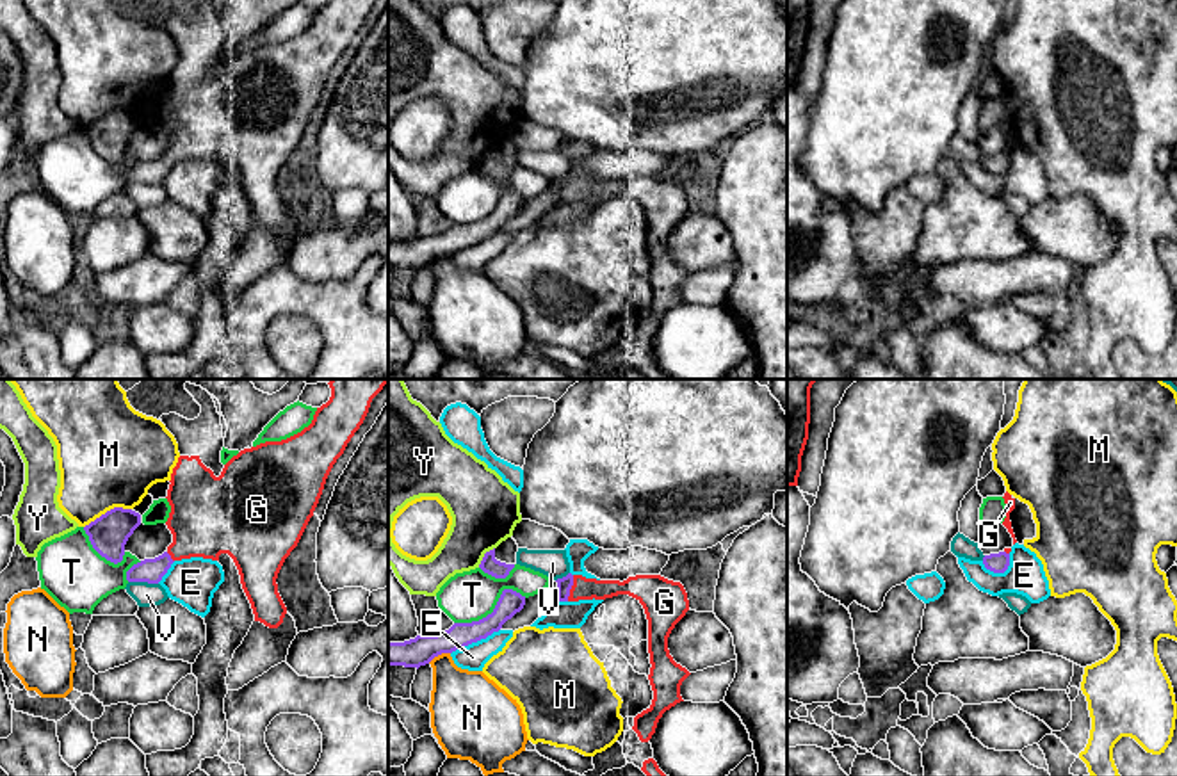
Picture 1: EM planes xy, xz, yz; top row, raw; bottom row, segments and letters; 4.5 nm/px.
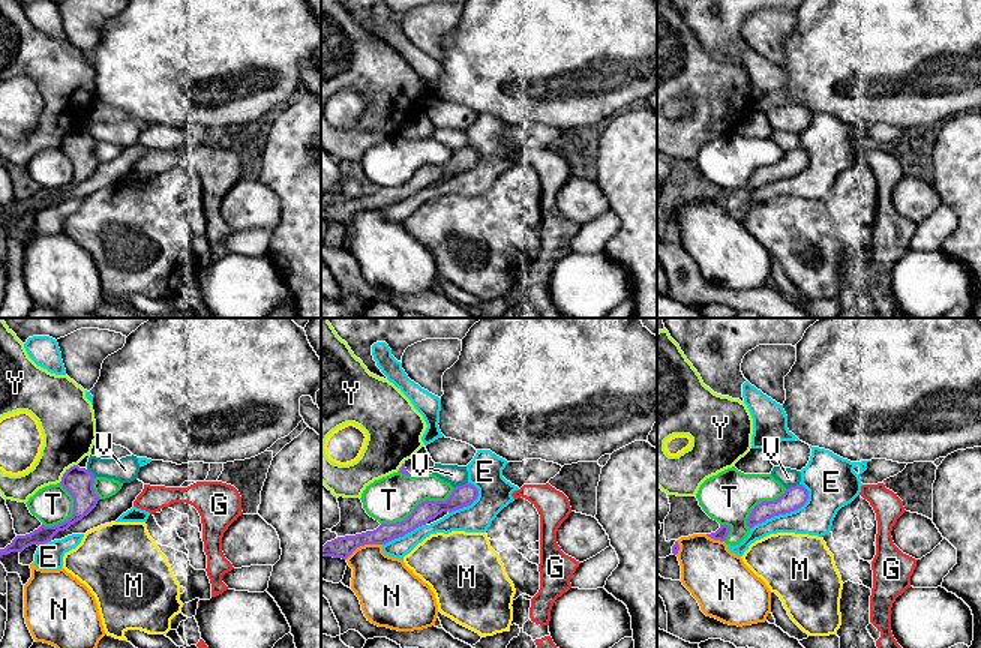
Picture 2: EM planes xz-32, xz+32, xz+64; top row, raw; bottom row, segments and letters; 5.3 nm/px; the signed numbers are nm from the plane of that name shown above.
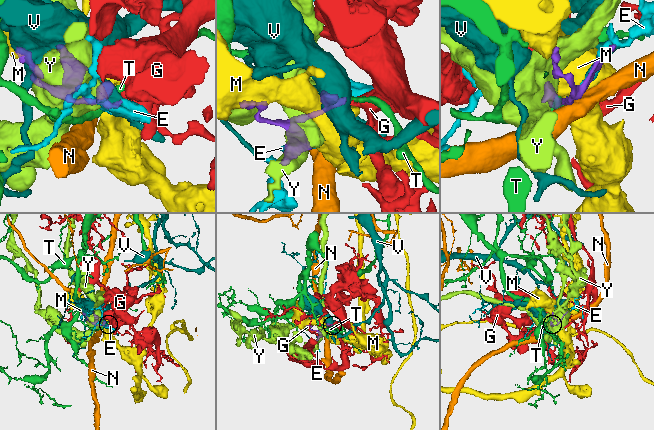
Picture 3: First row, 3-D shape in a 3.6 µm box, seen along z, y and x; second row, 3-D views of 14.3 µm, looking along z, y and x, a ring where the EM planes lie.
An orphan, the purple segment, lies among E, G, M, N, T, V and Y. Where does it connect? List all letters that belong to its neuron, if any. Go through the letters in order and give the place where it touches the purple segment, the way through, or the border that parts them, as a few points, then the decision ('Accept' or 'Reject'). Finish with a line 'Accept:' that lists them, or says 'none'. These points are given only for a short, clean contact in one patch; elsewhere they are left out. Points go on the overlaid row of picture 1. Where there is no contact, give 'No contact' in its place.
E: Touches purple at xz (474, 641). Reject
G: Touches purple at xz (570, 588). Path across: xz (565, 584), (570, 588), (583, 588). Accept
M: Touches purple at xy (107, 511). Reject
N: Touches purple at xz (438, 654). Boundary: xz (449, 652), (442, 652), (428, 662). Reject
T: Touches purple at xz (494, 609). Reject
V: Touches purple at xy (143, 581). Reject
Y: Touches purple at xz (485, 556). Boundary: xz (494, 547), (478, 566). Reject
Accept: G

